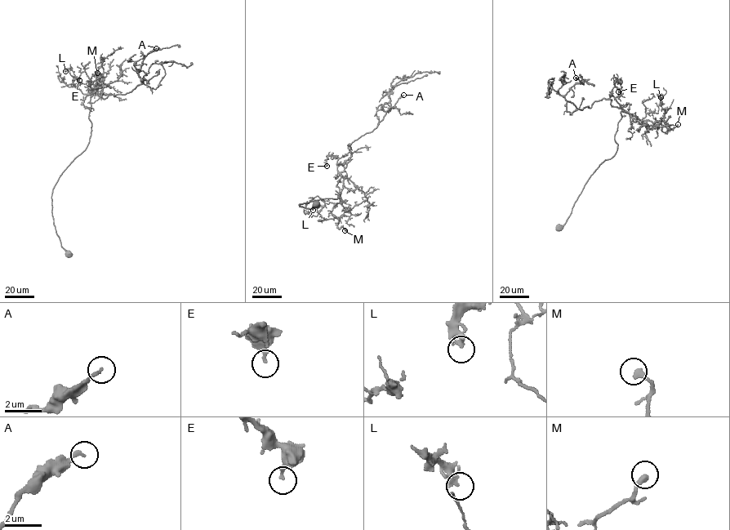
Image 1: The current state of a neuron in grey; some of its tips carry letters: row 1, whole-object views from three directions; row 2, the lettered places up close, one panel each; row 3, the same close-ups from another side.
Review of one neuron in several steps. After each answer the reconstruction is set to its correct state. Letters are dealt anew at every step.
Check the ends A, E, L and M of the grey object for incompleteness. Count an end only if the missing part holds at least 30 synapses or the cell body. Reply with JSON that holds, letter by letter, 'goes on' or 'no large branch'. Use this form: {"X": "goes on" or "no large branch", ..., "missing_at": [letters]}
{"A": "no large branch", "E": "no large branch", "L": "no large branch", "M": "no large branch", "missing_at": []}

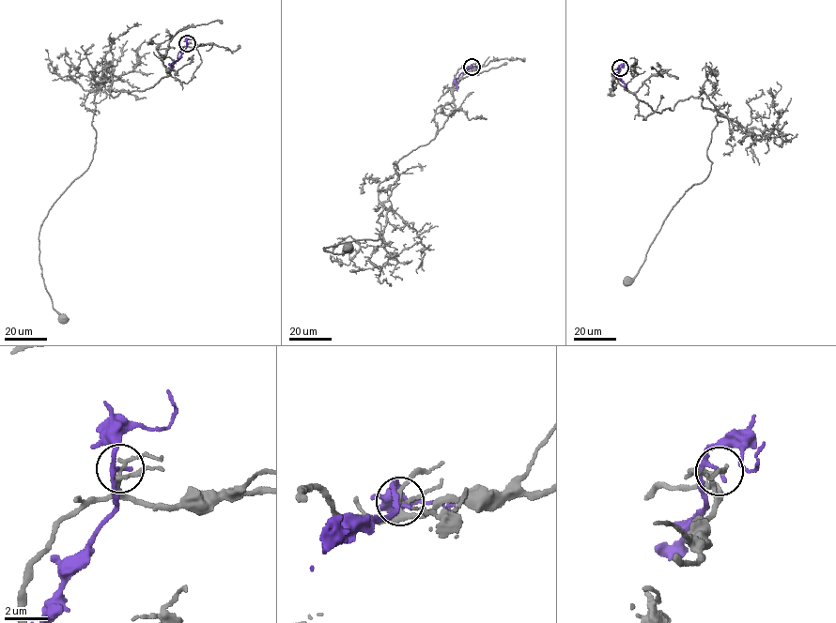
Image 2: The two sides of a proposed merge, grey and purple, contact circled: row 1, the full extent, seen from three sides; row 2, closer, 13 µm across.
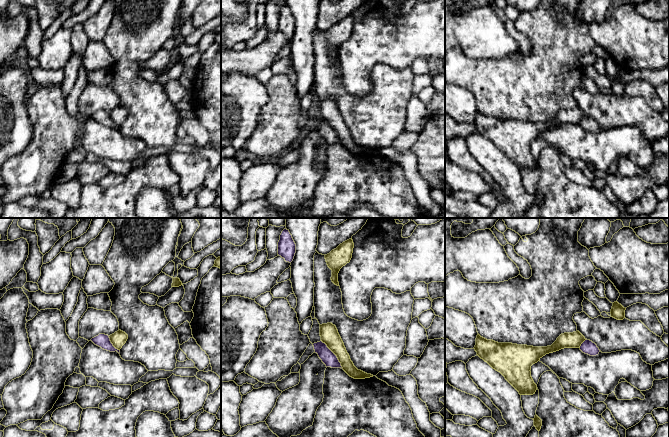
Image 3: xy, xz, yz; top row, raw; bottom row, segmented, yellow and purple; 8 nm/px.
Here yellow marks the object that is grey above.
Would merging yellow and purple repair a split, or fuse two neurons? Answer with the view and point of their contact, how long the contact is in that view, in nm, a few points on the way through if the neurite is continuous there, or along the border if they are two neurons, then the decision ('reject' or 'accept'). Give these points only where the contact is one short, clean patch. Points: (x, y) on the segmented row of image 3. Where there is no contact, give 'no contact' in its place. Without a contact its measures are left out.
meets yellow in xz at (334, 353); contact 300 nm long; border along xz (321, 340), (336, 356), (343, 368); reject

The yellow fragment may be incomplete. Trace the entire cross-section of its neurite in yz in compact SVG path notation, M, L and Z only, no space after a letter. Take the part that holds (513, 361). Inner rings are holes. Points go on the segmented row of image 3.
M579 332L561 334L547 347L533 347L487 340L479 334L474 347L477 355L500 372L520 395L533 395L537 385L531 377L531 366L543 356L564 348L580 348L585 337Z

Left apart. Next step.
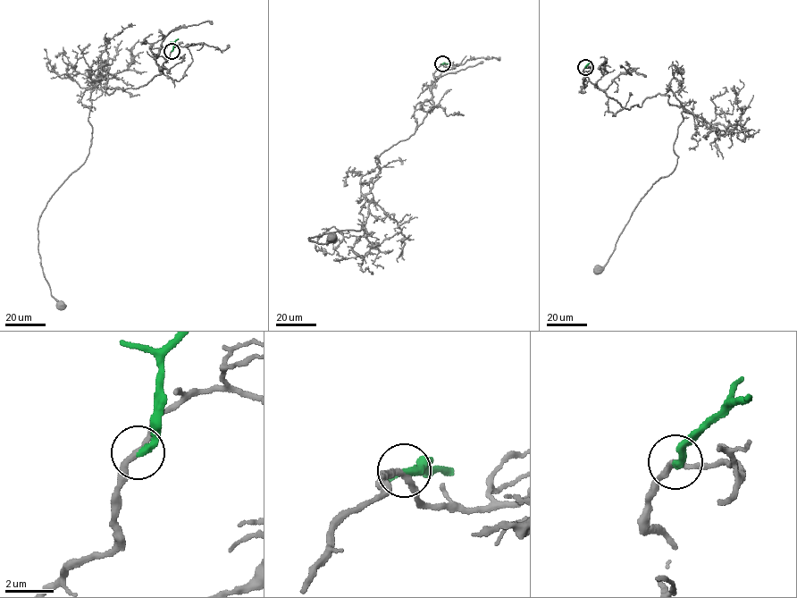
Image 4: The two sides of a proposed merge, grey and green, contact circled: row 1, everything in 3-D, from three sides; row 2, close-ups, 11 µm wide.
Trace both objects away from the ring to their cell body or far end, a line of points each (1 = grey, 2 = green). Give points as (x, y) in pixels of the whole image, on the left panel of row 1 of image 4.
1: (171, 51), (138, 88), (108, 94), (109, 68), (95, 80), (89, 152), (38, 224), (61, 306)
2: (171, 51), (179, 39)

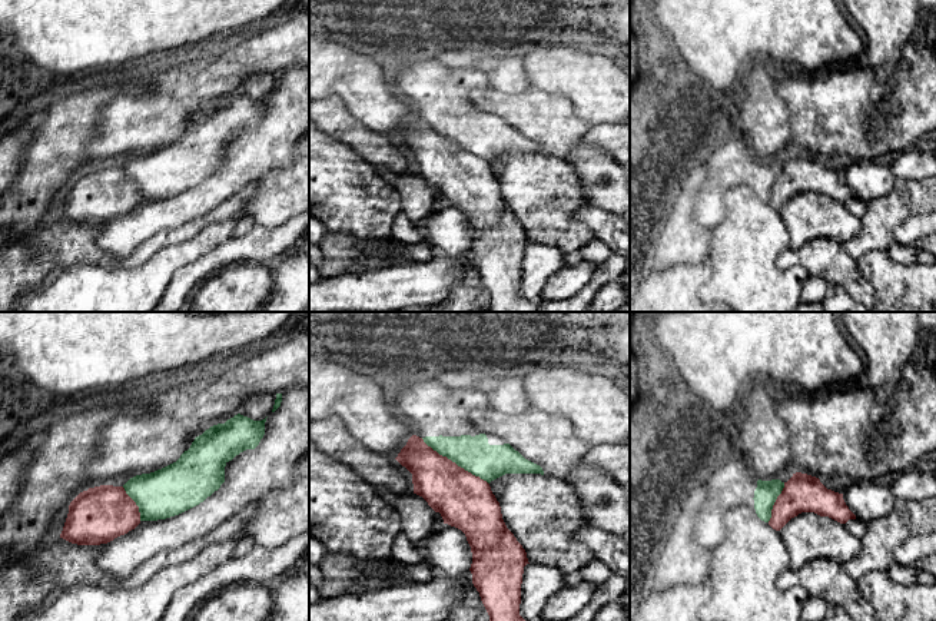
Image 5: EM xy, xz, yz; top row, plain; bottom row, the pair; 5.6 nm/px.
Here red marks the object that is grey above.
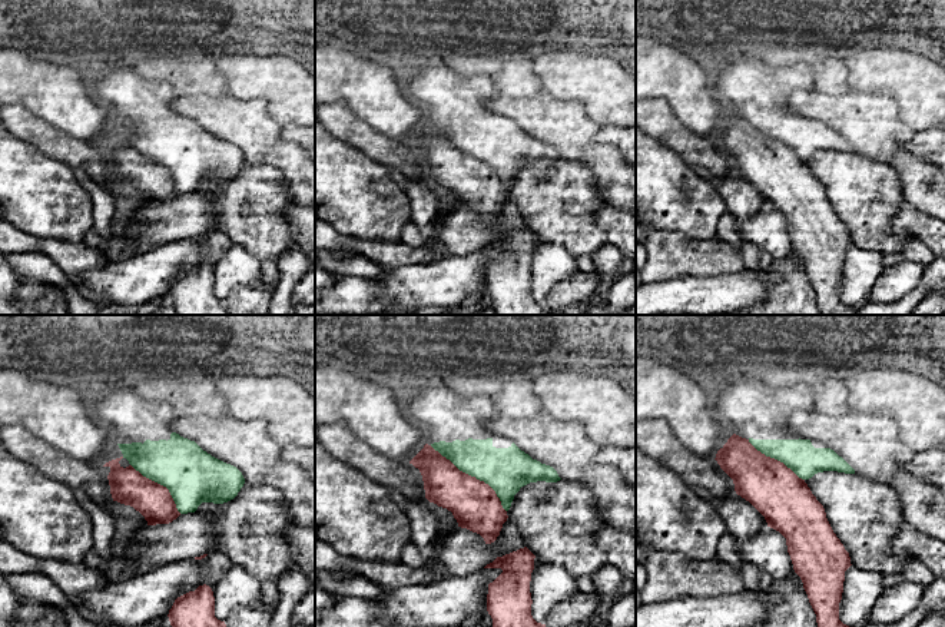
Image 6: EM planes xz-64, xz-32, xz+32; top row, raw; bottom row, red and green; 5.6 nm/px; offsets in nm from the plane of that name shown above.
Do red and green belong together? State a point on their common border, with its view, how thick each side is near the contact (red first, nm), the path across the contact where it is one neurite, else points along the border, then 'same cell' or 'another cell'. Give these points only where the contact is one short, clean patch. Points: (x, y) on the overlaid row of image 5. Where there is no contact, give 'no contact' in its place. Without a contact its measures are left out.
xz (454, 462) | 300/200 nm | another cell

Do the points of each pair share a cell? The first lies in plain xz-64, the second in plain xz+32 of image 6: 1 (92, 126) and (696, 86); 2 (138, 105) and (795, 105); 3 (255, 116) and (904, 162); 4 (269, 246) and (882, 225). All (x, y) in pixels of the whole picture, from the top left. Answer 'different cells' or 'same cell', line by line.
1: same cell
2: different cells
3: same cell
4: same cell

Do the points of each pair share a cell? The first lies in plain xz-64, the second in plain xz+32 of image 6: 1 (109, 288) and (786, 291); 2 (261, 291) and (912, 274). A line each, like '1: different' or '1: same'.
1: different
2: same

